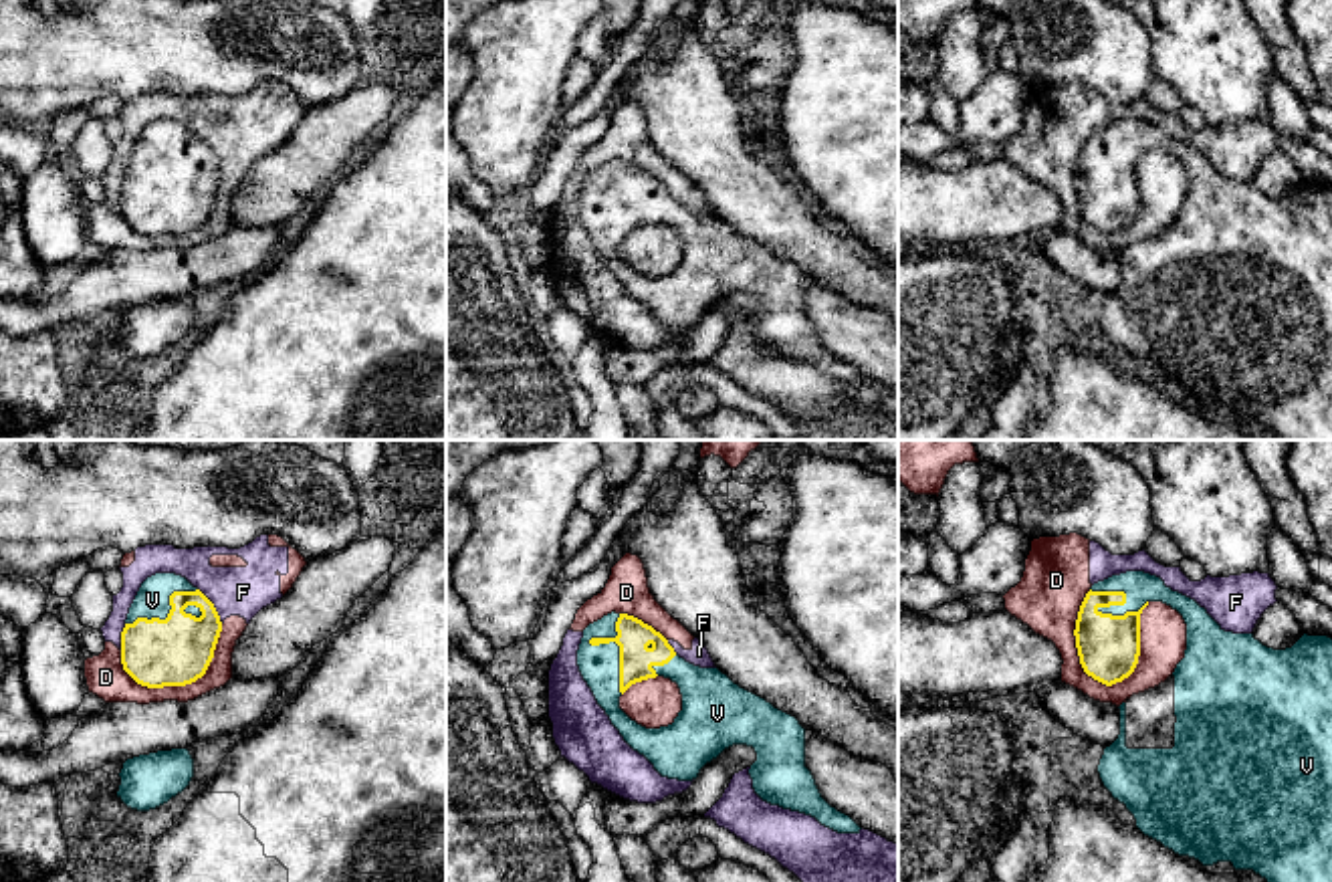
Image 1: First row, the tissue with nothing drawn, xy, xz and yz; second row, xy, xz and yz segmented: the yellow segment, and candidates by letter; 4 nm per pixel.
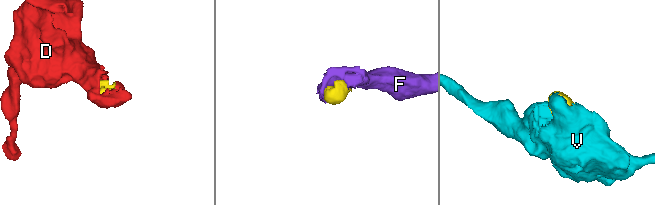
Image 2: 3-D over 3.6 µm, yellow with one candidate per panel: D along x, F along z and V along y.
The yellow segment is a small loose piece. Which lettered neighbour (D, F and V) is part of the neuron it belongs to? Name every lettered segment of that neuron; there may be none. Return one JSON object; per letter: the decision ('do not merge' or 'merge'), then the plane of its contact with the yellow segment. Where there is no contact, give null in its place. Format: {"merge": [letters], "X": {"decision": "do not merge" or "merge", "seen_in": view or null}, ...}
{"merge": ["V"], "D": {"decision": "do not merge", "seen_in": "yz"}, "F": {"decision": "do not merge", "seen_in": "xy"}, "V": {"decision": "merge", "seen_in": "xz"}}

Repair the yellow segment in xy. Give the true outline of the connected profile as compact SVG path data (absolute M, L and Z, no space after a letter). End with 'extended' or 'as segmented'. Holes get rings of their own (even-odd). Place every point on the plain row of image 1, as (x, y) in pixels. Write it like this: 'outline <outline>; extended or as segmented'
outline M176 121L147 125L121 180L123 218L141 234L186 234L202 226L222 180L214 151Z; extended

